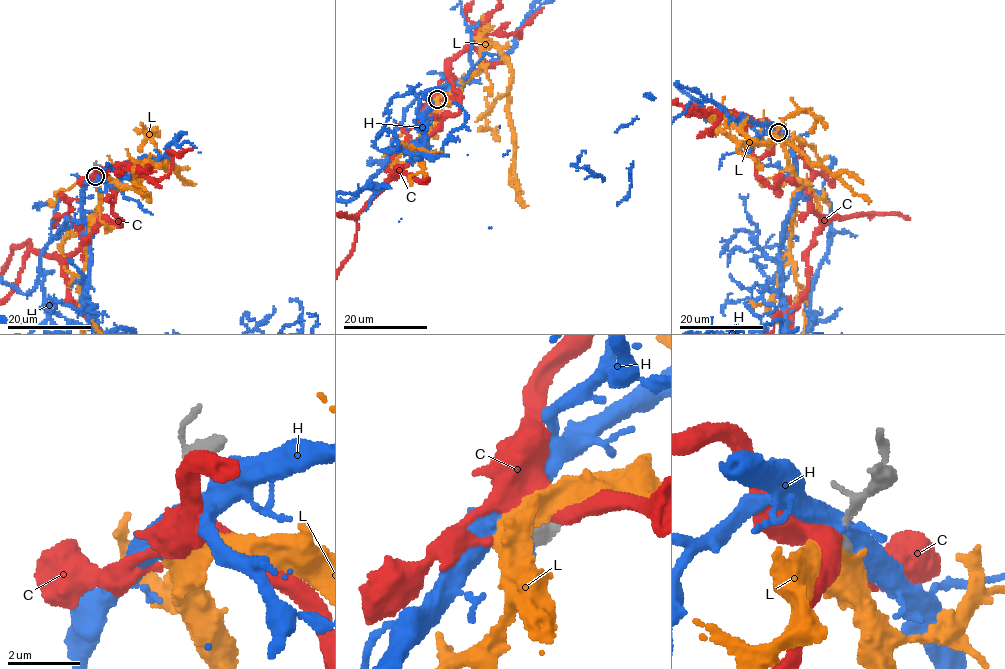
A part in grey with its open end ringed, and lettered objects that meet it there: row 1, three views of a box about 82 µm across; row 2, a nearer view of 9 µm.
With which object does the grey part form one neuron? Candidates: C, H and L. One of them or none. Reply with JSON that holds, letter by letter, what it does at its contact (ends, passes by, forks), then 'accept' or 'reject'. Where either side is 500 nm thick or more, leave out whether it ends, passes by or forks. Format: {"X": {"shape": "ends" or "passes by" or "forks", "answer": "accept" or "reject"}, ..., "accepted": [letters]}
{"C": {"answer": "reject"}, "H": {"shape": "passes by", "answer": "reject"}, "L": {"answer": "accept"}, "accepted": ["L"]}

